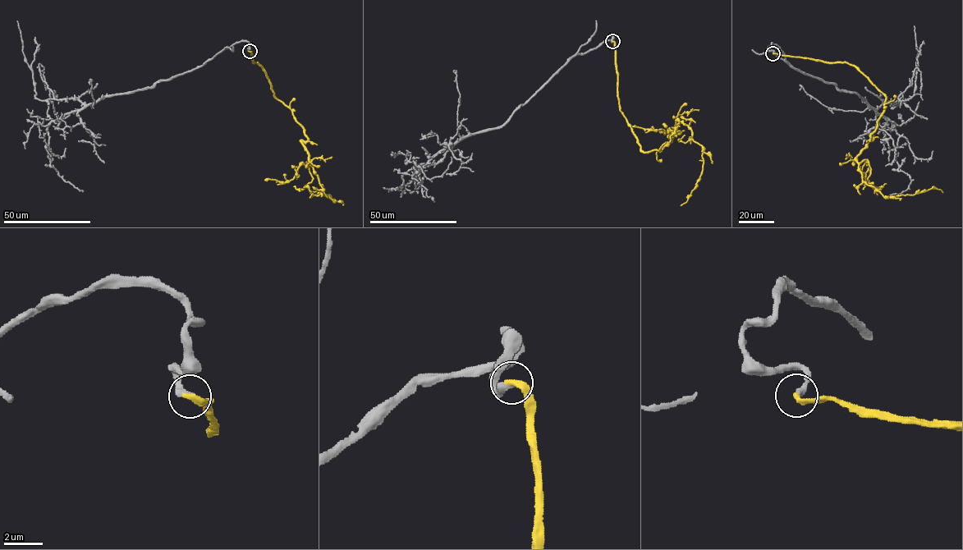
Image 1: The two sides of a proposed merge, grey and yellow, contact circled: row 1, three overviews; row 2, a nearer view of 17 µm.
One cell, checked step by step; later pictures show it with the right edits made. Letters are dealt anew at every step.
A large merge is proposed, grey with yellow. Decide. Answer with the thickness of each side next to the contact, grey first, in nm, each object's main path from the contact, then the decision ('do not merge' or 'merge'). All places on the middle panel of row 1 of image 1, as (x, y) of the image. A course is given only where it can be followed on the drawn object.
400/360 nm | grey via (613, 41), (612, 36), (573, 56), (503, 125), (469, 134), (414, 168), (429, 179), (440, 176), (451, 157) | yellow via (613, 41), (620, 110), (640, 148), (658, 150), (671, 141), (677, 121), (702, 147), (702, 173), (680, 205) | merge

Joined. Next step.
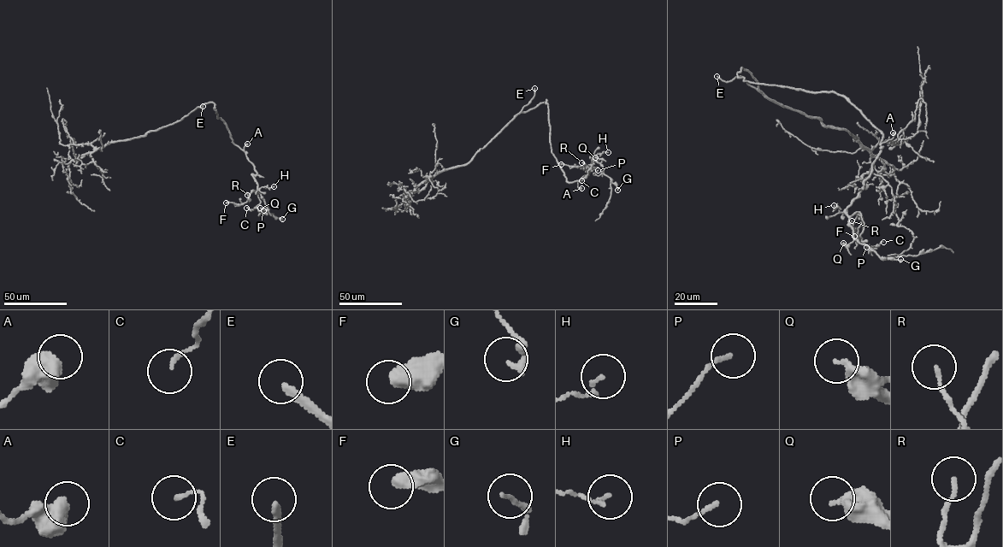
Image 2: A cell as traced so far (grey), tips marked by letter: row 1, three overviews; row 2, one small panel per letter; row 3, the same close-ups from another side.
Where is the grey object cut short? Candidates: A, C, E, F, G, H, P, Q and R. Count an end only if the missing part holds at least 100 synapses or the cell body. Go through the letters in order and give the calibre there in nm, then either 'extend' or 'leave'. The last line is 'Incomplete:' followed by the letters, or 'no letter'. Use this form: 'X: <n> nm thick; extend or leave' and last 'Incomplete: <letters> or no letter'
A: 650 nm thick; leave
C: 120 nm thick; leave
E: 200 nm thick; extend
F: 480 nm thick; leave
G: 140 nm thick; leave
H: 120 nm thick; leave
P: 140 nm thick; leave
Q: 280 nm thick; leave
R: 130 nm thick; leave
Incomplete: E

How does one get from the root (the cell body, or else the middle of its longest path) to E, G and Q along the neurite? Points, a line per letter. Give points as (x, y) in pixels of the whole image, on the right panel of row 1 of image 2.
E: (741, 69), (746, 69), (758, 82), (757, 89), (741, 77), (724, 81), (716, 76)
G: (741, 69), (744, 80), (843, 96), (882, 134), (846, 214), (861, 244), (881, 258), (900, 259)
Q: (741, 69), (737, 75), (744, 80), (843, 96), (882, 134), (865, 186), (846, 208), (853, 240), (843, 243)

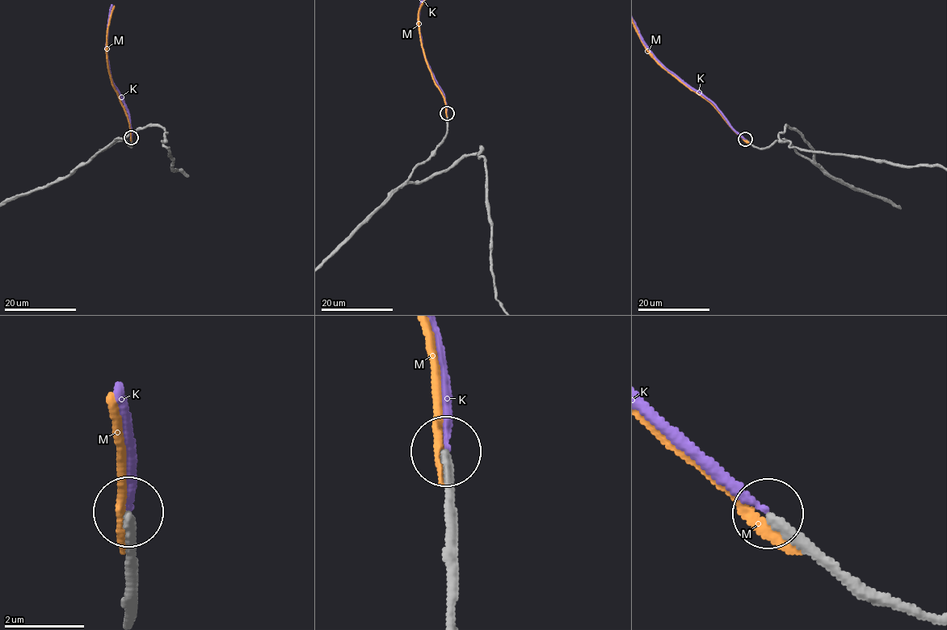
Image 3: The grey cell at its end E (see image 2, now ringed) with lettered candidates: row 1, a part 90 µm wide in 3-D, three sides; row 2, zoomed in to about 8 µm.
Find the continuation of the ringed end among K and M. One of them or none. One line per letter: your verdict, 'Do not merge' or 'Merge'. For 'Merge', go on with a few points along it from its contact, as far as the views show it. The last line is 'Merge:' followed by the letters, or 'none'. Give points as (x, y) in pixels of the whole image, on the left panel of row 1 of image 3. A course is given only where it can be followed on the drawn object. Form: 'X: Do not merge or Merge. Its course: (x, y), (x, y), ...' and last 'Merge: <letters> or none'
K: Merge
M: Do not merge
Merge: K

